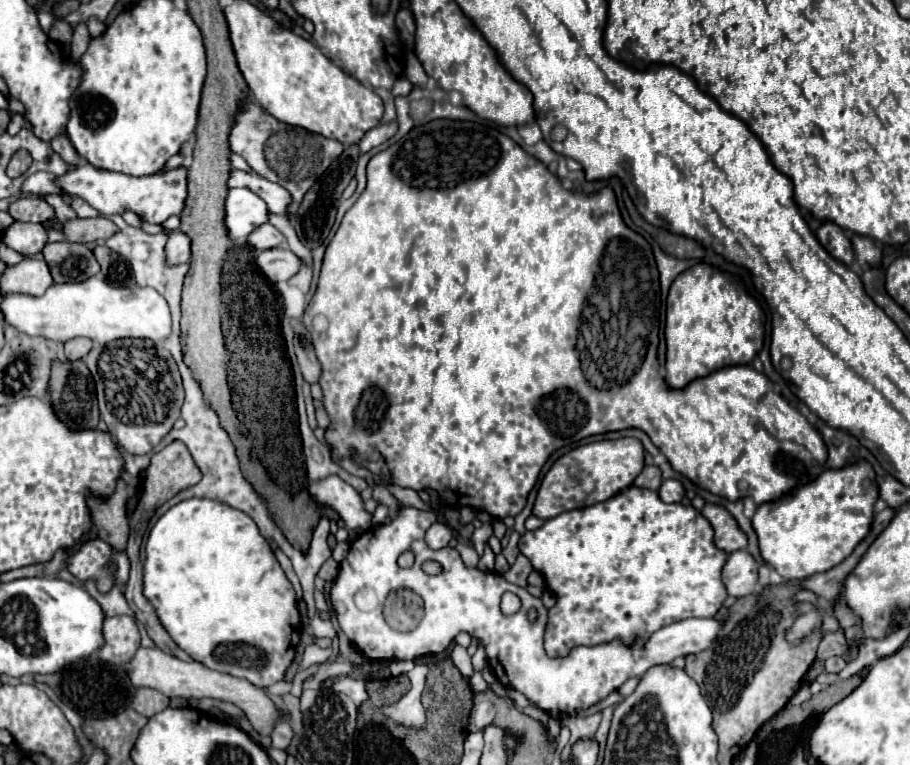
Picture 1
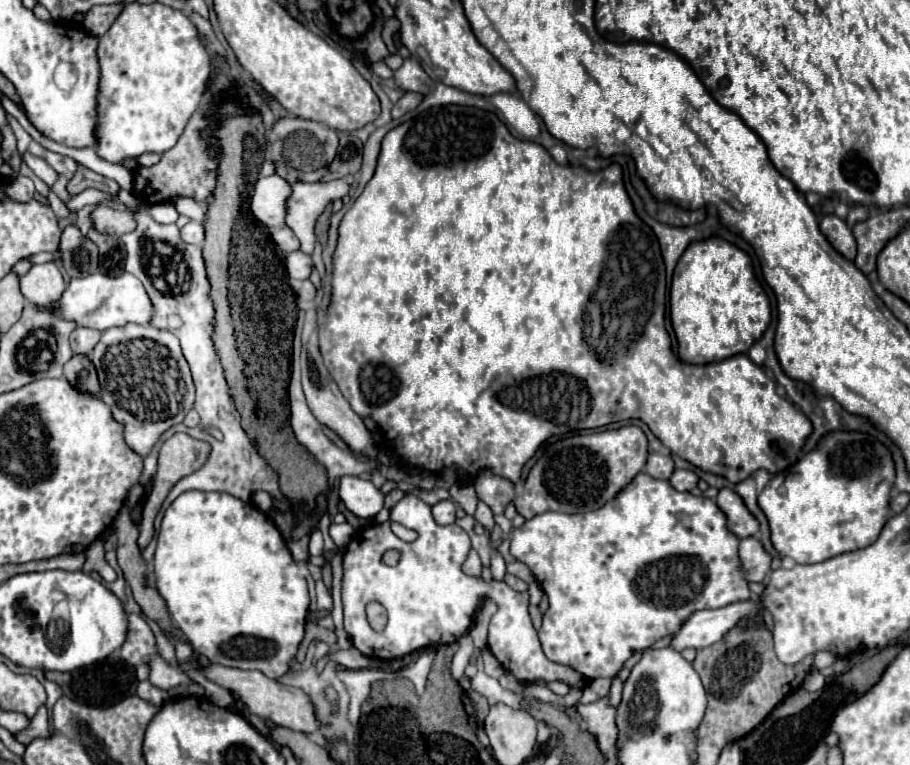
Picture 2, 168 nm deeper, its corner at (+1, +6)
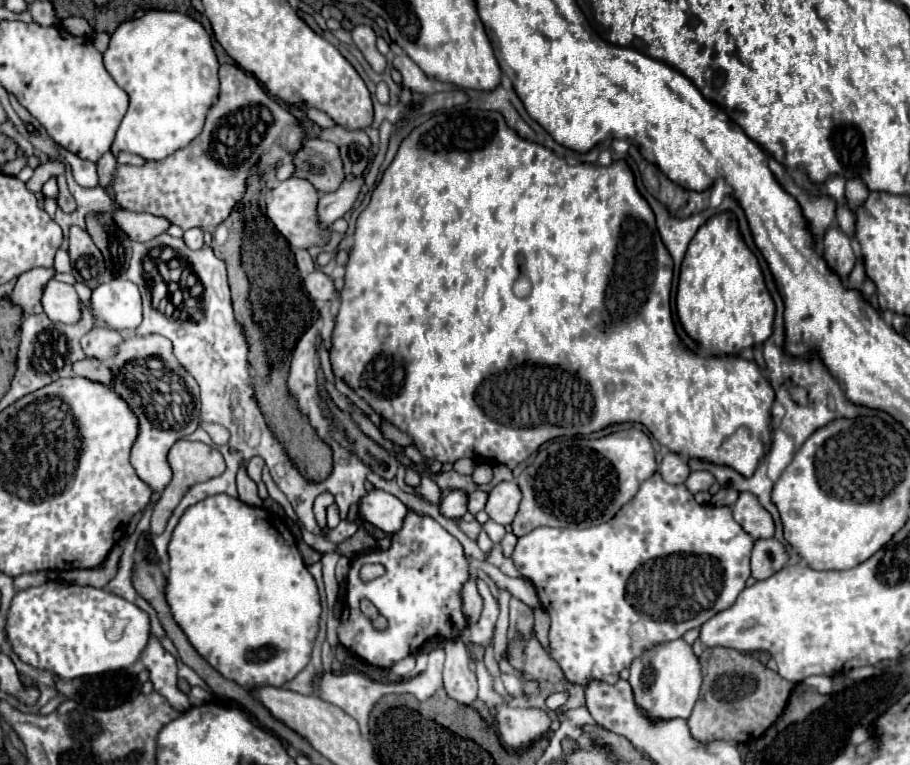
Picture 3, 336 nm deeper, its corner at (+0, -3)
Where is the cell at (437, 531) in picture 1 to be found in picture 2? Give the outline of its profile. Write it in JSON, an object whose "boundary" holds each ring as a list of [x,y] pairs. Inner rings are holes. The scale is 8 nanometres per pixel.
{"boundary":[[[441,500],[433,506],[433,518],[437,524],[453,524],[455,522],[455,502],[451,500]]]}

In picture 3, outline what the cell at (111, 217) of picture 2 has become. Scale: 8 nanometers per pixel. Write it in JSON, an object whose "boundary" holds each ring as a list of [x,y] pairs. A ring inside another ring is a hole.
{"boundary":[[[118,207],[112,213],[114,223],[118,223],[118,227],[122,227],[122,231],[132,239],[132,241],[150,241],[156,235],[164,233],[170,225],[168,219],[164,217],[156,217],[150,213],[136,213],[136,211],[126,211],[122,207]]]}

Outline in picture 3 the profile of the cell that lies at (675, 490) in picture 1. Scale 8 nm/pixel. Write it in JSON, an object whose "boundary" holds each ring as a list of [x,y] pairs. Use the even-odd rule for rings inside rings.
{"boundary":[[[694,471],[690,473],[684,485],[690,493],[698,493],[698,491],[708,491],[712,483],[714,483],[714,477],[708,471]]]}

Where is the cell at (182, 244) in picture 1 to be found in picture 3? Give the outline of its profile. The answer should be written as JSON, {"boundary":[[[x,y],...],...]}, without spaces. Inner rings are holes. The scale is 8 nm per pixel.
{"boundary":[[[188,229],[184,233],[184,243],[190,247],[190,249],[202,249],[204,247],[204,233],[202,229]]]}

